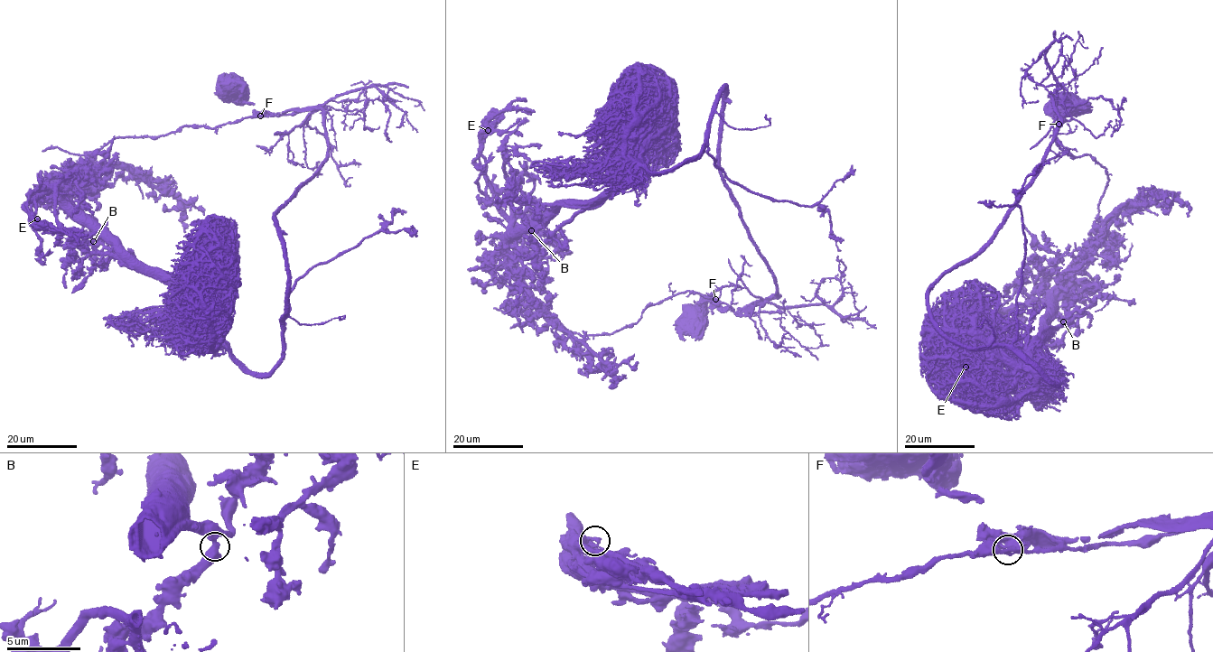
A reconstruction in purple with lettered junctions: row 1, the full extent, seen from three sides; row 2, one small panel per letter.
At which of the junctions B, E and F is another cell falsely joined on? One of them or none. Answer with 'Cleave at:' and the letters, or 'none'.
Cleave at: F

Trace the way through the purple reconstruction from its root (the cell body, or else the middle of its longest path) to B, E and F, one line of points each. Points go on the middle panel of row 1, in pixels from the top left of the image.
B: (693, 318), (711, 298), (687, 291), (611, 334), (570, 332), (530, 303), (511, 268), (508, 243), (531, 230)
E: (693, 318), (711, 298), (687, 291), (580, 335), (530, 303), (513, 221), (488, 184), (488, 130)
F: (693, 318), (704, 307), (700, 302), (715, 299)

